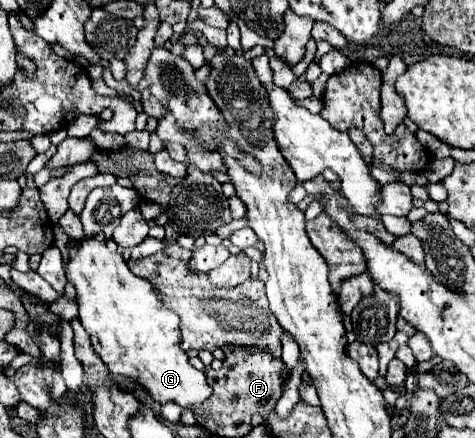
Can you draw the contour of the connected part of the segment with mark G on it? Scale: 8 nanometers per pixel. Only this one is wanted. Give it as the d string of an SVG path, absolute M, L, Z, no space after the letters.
M103 234L85 236L83 240L79 240L77 246L69 246L67 252L69 252L69 260L65 262L65 276L67 276L67 282L71 282L77 290L79 320L83 328L87 330L87 334L91 336L93 350L107 364L109 372L141 384L143 388L149 390L151 398L161 404L173 400L183 408L195 408L203 400L207 400L211 396L211 388L205 380L205 374L195 370L189 364L187 354L179 348L179 342L181 342L179 318L177 314L173 314L173 310L169 310L161 302L161 296L155 290L155 286L149 280L135 276L127 268L123 256L119 252L113 252L107 246L107 240Z

